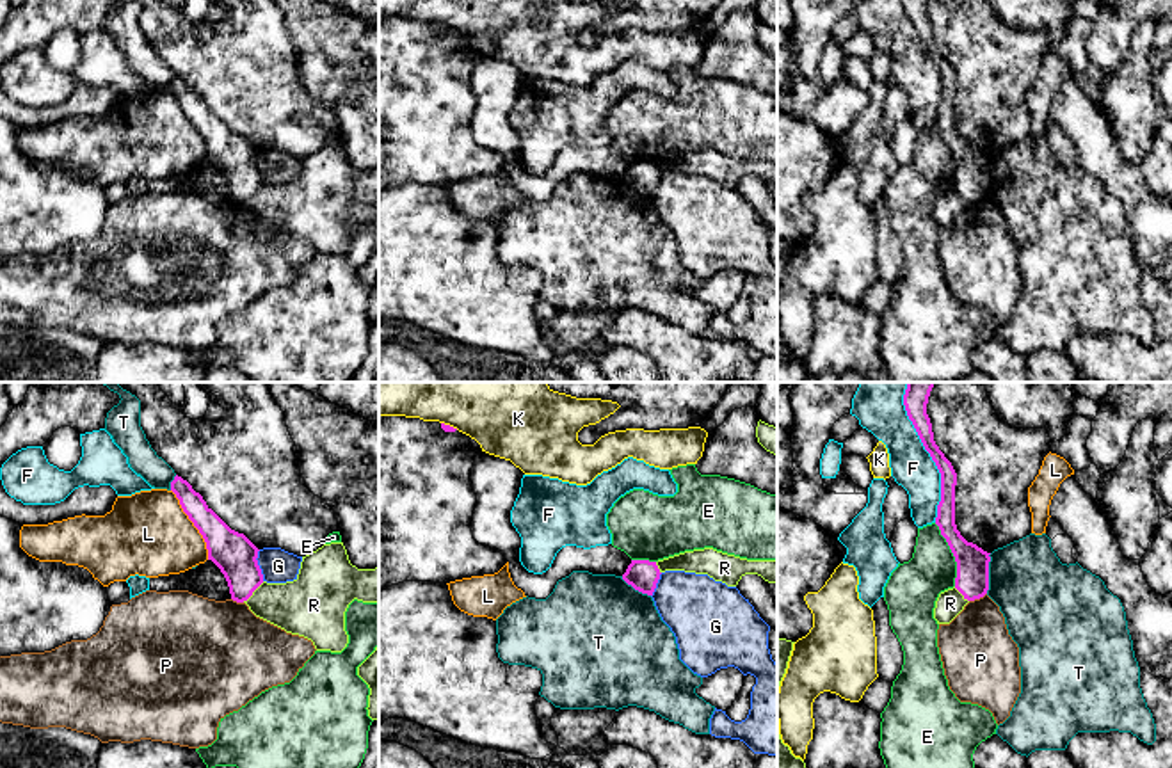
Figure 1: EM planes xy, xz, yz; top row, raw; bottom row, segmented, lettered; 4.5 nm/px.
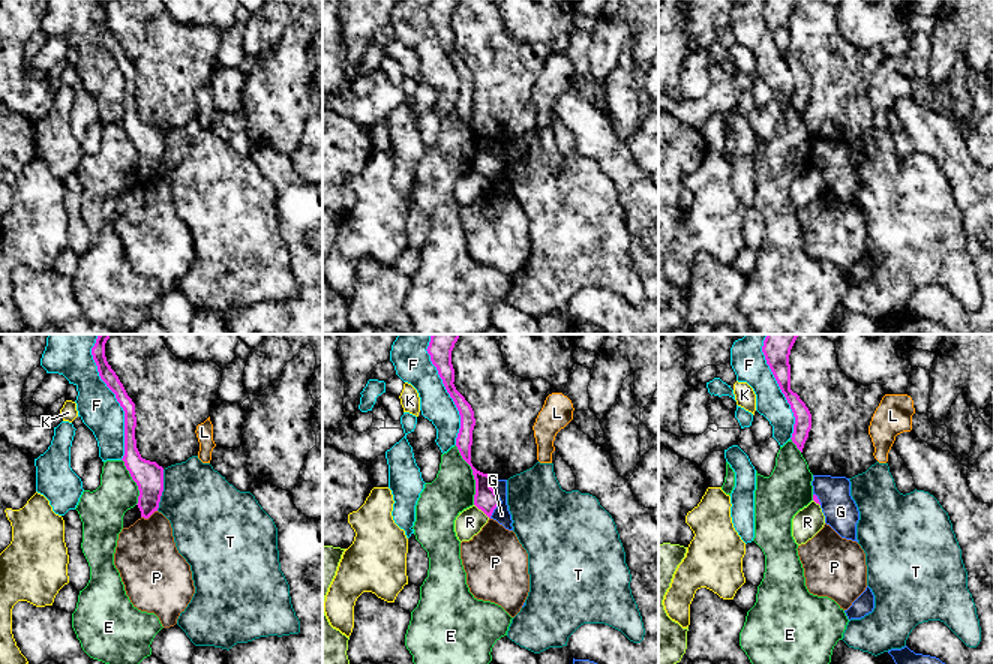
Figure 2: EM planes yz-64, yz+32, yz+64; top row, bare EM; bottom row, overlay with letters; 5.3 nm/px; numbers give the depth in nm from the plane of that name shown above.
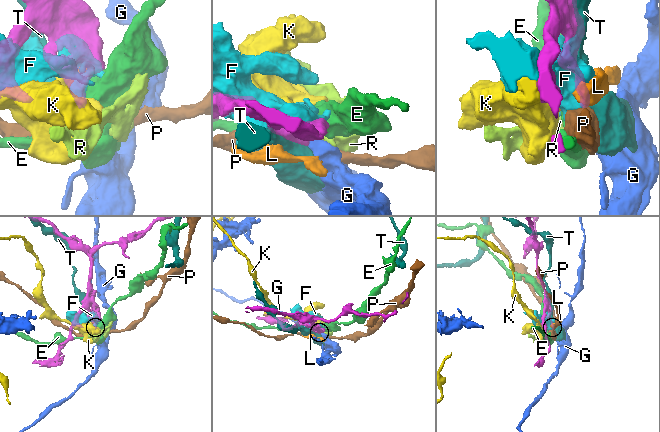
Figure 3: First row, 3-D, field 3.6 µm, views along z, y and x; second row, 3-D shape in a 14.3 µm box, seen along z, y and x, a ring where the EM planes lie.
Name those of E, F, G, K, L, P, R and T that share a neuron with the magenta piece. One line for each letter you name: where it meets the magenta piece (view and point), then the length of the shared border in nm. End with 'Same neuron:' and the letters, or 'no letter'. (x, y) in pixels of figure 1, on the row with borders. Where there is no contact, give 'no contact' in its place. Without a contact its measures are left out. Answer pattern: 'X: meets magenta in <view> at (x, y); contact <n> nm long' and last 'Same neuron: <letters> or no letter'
Same neuron: no letter

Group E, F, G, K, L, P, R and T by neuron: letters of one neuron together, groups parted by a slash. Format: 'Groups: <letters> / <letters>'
Groups: E / F / G / K / L / P / R / T

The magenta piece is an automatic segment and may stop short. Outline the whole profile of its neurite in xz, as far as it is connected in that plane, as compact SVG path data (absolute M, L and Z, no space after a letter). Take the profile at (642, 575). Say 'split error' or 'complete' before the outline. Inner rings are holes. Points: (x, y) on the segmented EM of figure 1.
complete; M631 560L622 580L631 585L635 590L653 596L656 583L660 580L660 569L656 562L649 560Z

